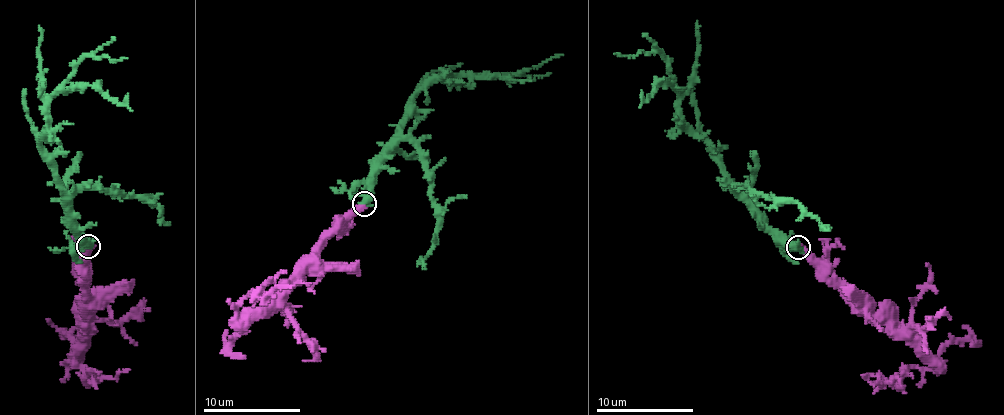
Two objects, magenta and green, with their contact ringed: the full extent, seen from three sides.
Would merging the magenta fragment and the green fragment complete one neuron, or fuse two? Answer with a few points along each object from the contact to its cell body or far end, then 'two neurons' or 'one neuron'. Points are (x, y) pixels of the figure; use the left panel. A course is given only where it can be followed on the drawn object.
course magenta (89, 245), (81, 306), (87, 315), (66, 362), (102, 378), (129, 369); course green (87, 245), (62, 199), (51, 156), (40, 142), (47, 123), (48, 99), (85, 56), (127, 58); one neuron

